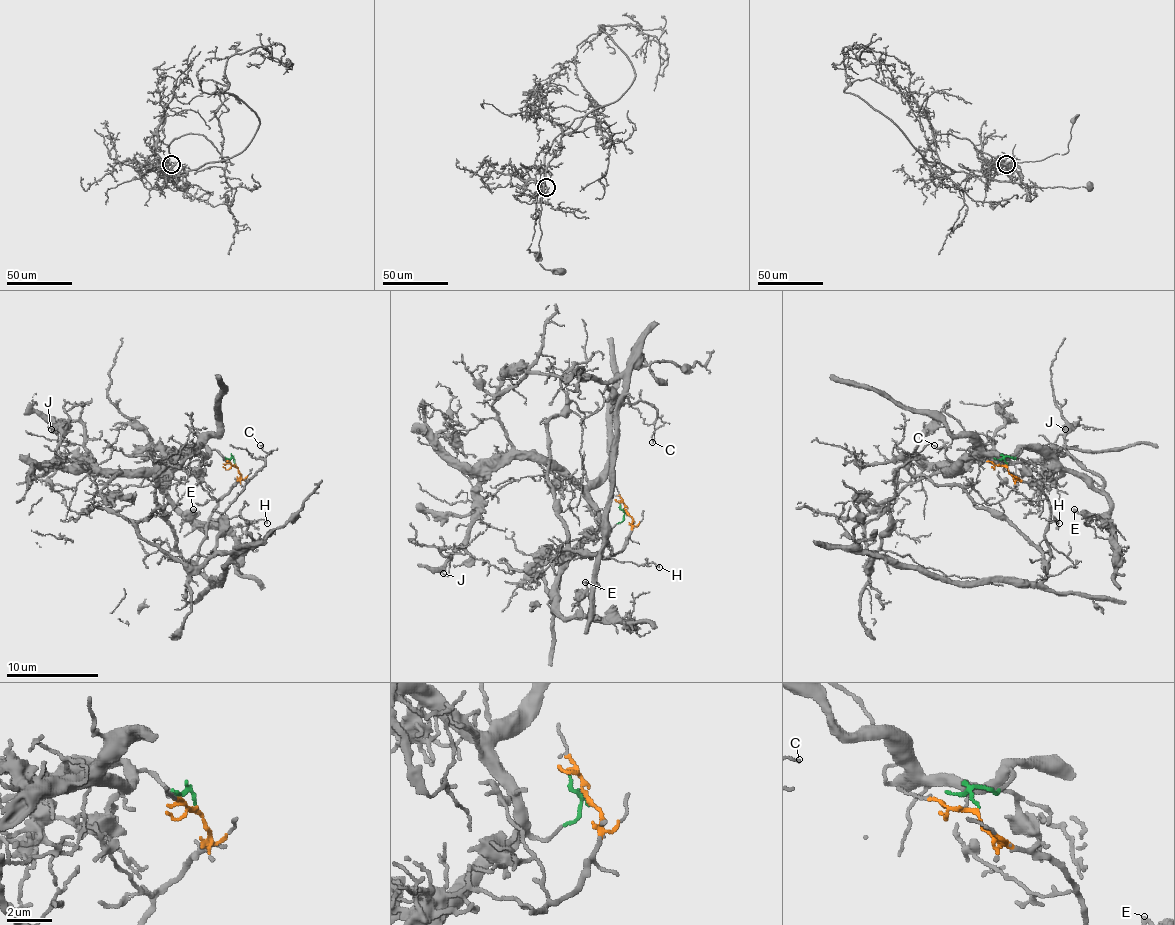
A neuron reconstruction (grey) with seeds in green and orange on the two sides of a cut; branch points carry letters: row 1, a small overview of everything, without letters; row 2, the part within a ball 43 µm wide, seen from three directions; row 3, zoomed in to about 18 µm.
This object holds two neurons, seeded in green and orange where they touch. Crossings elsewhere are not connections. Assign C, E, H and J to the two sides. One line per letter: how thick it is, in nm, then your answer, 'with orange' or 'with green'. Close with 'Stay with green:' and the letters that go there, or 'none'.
C: calibre 90 nm; with orange
E: calibre 200 nm; with green
H: calibre 120 nm; with orange
J: calibre 120 nm; with green
Stay with green: E, J

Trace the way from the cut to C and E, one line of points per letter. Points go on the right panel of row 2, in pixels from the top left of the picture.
C: (1007, 464), (1048, 501), (1046, 575), (928, 577), (870, 554), (889, 524), (893, 473), (935, 446)
E: (1007, 464), (1023, 448), (1044, 448), (1108, 503), (1099, 515), (1074, 508)

